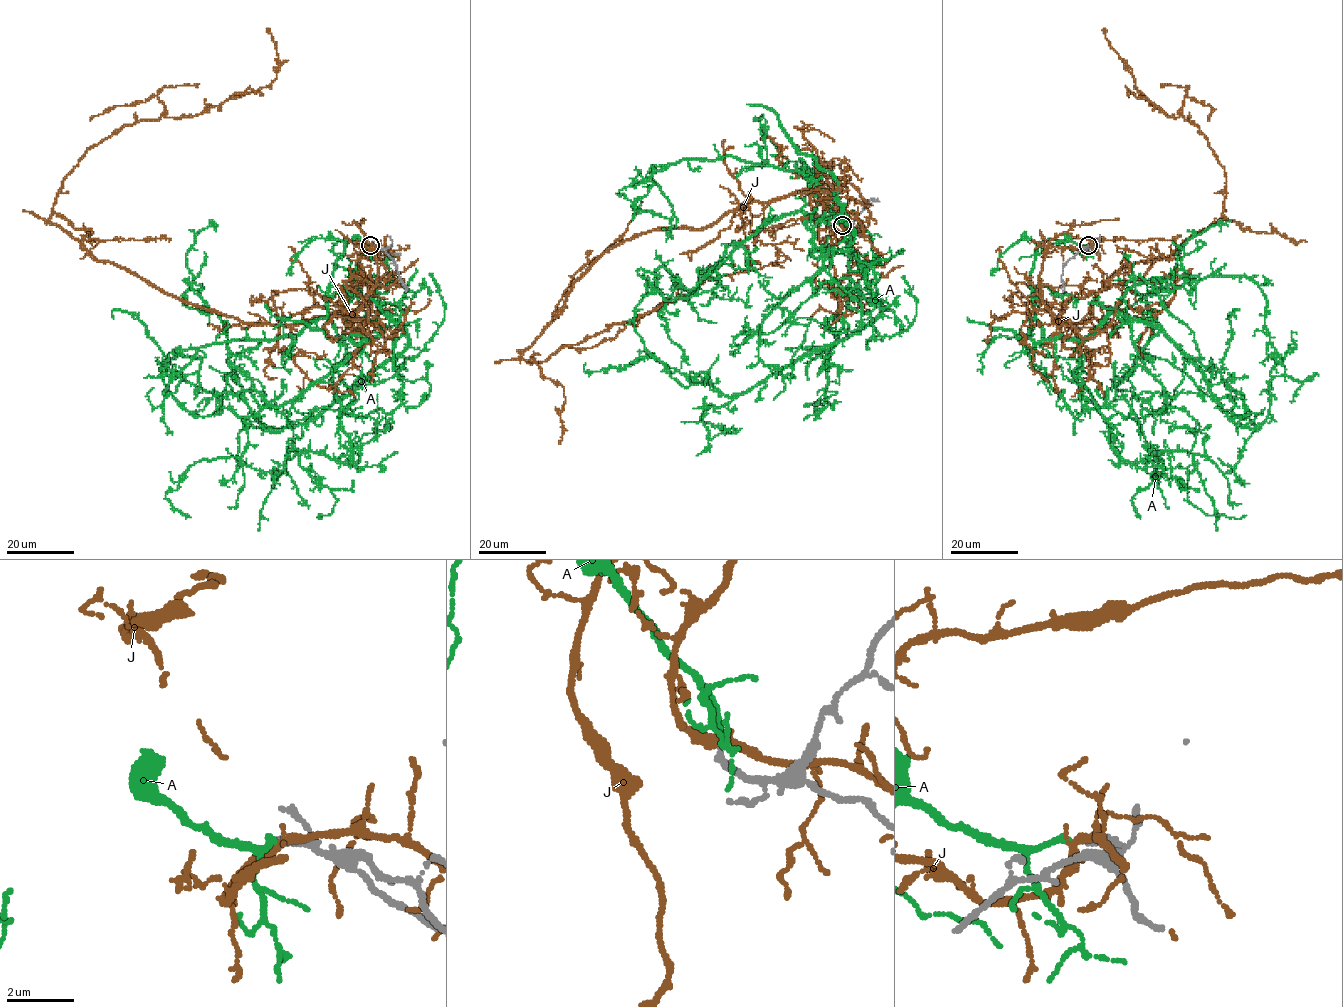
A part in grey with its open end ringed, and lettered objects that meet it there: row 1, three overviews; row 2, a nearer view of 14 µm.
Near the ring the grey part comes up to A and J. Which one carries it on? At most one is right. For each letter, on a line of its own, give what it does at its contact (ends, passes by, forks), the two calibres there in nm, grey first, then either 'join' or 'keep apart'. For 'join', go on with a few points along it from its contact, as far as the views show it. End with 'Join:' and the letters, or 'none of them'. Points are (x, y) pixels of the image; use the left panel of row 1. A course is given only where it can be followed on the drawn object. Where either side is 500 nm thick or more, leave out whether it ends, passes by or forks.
A: it ends there; 180 nm thick on the grey side, 200 nm on the other; join; it runs (371, 245), (345, 237), (328, 319), (341, 345), (382, 313), (408, 345), (293, 426), (247, 426), (114, 319)
J: it passes by; 220 nm thick on the grey side, 280 nm on the other; keep apart
Join: A

